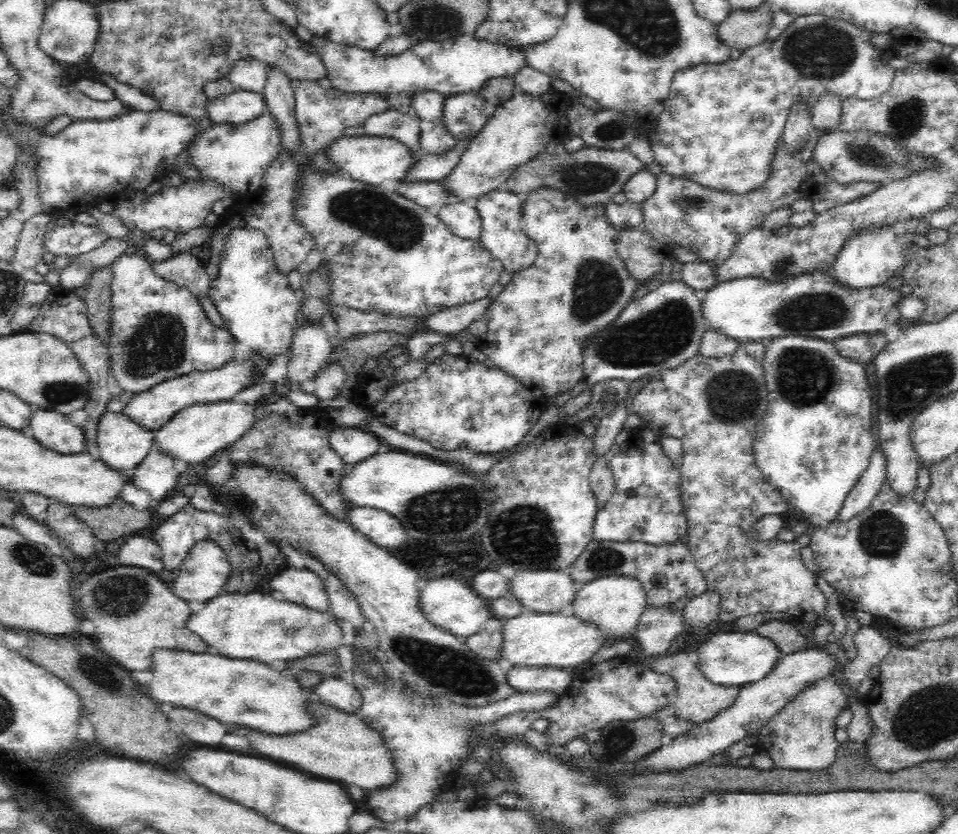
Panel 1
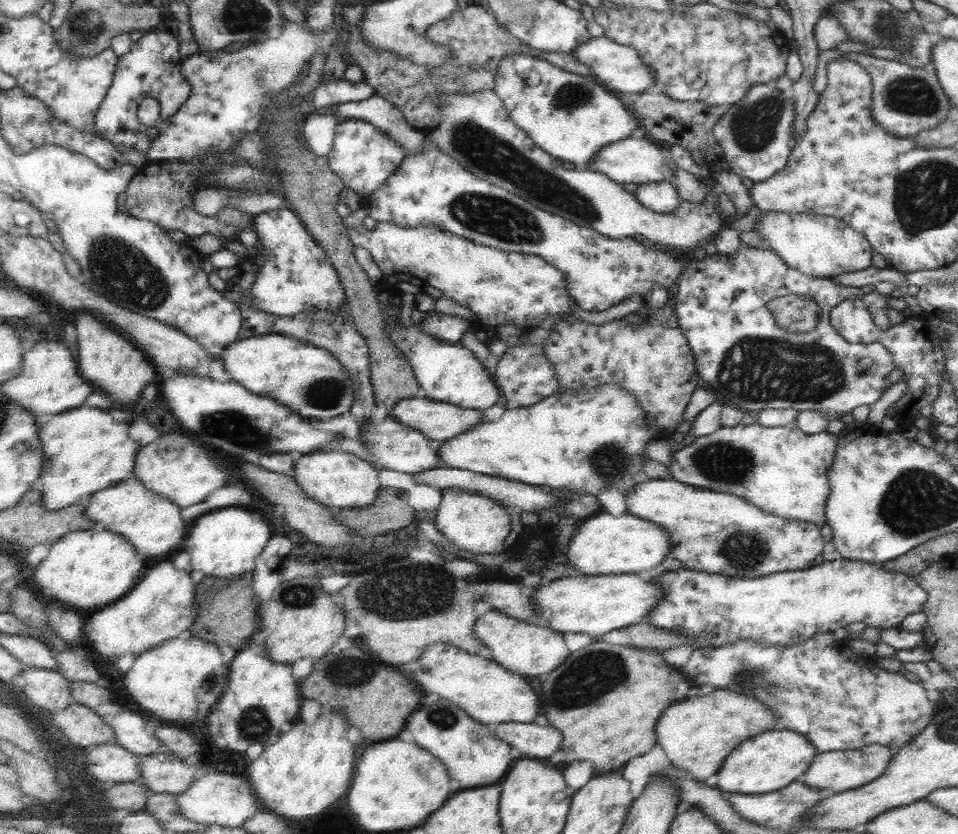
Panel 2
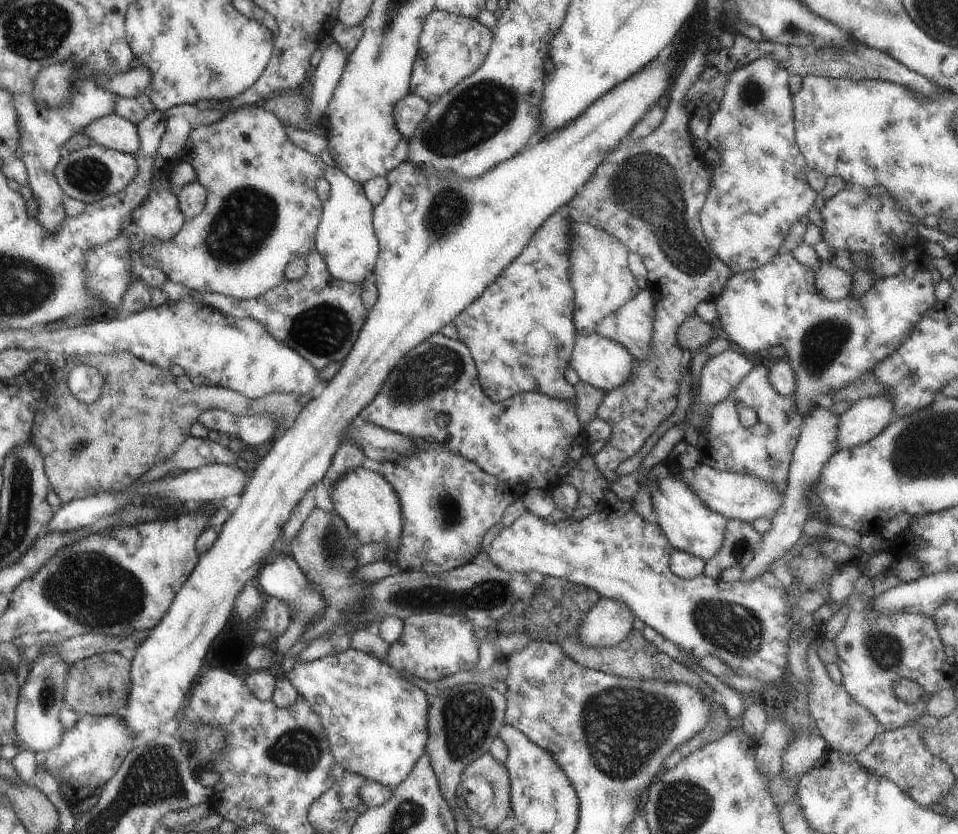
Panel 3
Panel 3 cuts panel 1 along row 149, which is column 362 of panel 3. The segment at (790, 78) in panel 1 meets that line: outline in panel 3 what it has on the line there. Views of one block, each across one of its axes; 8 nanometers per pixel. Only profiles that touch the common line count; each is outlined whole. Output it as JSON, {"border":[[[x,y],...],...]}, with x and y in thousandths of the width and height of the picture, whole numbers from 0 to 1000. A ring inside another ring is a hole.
{"border":[[[364,777],[356,784],[308,796],[297,813],[333,861],[343,902],[358,923],[412,947],[444,904],[450,835],[391,787]]]}

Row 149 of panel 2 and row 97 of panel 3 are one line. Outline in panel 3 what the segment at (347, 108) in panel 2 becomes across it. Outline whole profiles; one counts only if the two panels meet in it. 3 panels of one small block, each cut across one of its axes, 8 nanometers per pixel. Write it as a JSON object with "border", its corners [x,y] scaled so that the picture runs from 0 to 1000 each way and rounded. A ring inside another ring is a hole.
{"border":[[[431,110],[423,113],[419,120],[412,122],[412,127],[410,127],[412,153],[416,156],[416,161],[423,168],[427,168],[429,161],[433,158],[433,153],[442,146],[446,129],[448,129],[448,122]]]}

